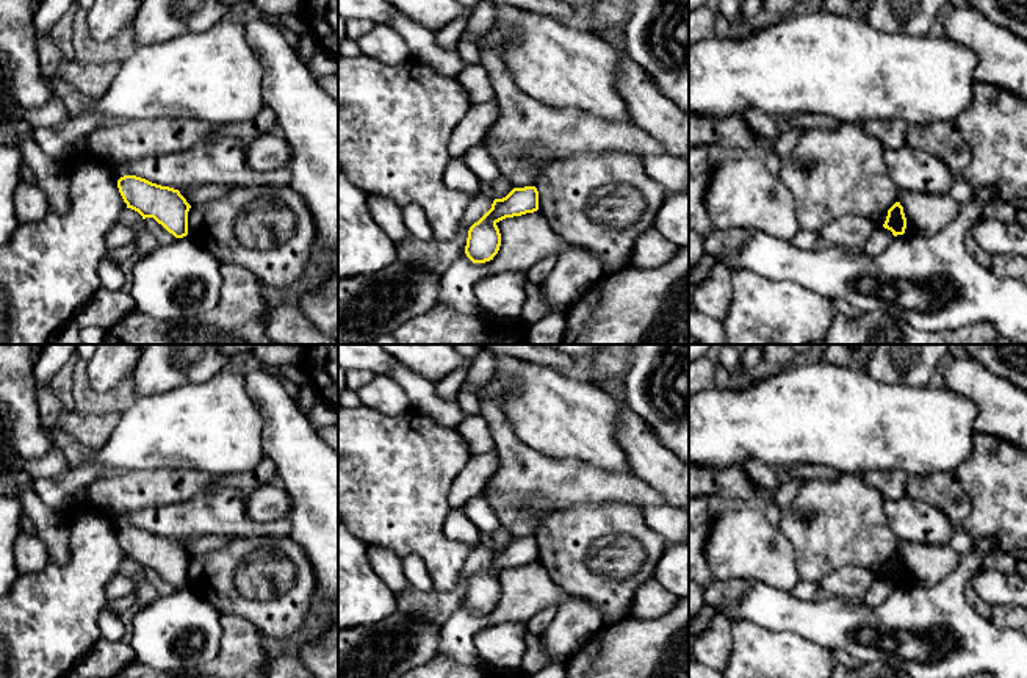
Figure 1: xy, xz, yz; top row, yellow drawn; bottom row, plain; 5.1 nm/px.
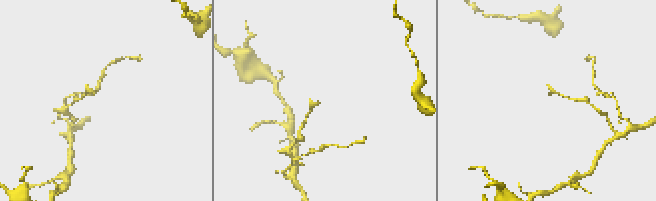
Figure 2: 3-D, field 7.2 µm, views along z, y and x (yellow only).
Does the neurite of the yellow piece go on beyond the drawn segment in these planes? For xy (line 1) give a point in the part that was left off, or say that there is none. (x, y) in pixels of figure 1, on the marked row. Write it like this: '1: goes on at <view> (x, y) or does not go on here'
1: does not go on here

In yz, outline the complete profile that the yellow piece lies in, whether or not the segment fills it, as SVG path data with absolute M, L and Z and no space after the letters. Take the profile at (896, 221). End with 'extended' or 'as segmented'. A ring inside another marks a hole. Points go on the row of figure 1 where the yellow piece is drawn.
M895 202L888 210L888 216L883 227L891 230L894 236L905 233L906 218L905 218L903 207L900 205L900 202Z; as segmented

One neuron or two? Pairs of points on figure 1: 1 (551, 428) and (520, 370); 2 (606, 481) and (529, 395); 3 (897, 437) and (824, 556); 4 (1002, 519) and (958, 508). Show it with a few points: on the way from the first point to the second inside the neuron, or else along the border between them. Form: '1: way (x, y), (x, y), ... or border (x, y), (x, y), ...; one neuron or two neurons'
1: way (551, 414), (544, 393), (534, 384); one neuron
2: border (553, 456), (590, 462), (612, 472), (625, 472); two neurons
3: border (839, 472), (858, 472), (863, 475); two neurons
4: border (957, 476), (971, 506), (971, 512), (963, 525); two neurons

